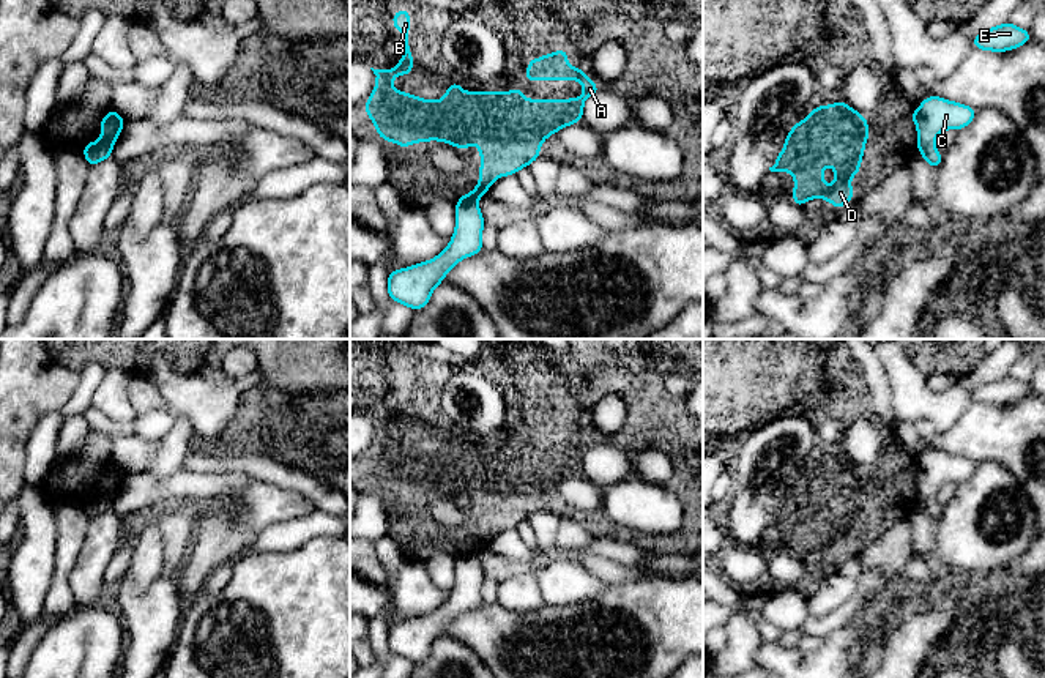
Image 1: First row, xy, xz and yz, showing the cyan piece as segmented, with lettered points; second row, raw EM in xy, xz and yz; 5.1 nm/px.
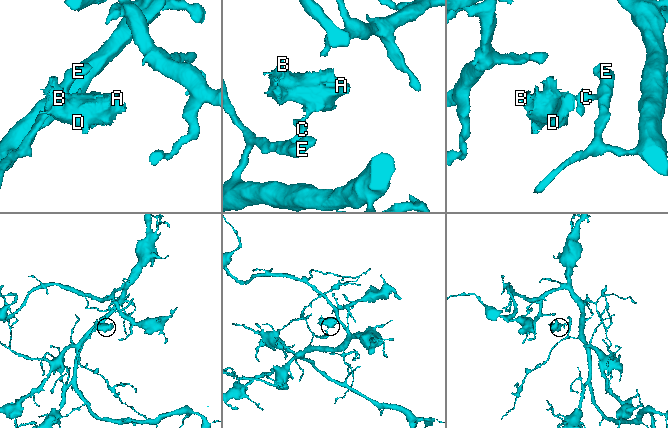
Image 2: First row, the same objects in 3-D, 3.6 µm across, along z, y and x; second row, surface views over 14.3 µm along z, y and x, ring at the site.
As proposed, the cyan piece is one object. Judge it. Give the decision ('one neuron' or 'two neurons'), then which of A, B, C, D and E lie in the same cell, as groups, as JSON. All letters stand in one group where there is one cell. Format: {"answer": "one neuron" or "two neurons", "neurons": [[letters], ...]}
{"answer": "two neurons", "neurons": [["A", "B", "D"], ["C", "E"]]}

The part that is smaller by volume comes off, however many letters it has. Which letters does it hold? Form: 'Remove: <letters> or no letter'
Remove: A, B, D

